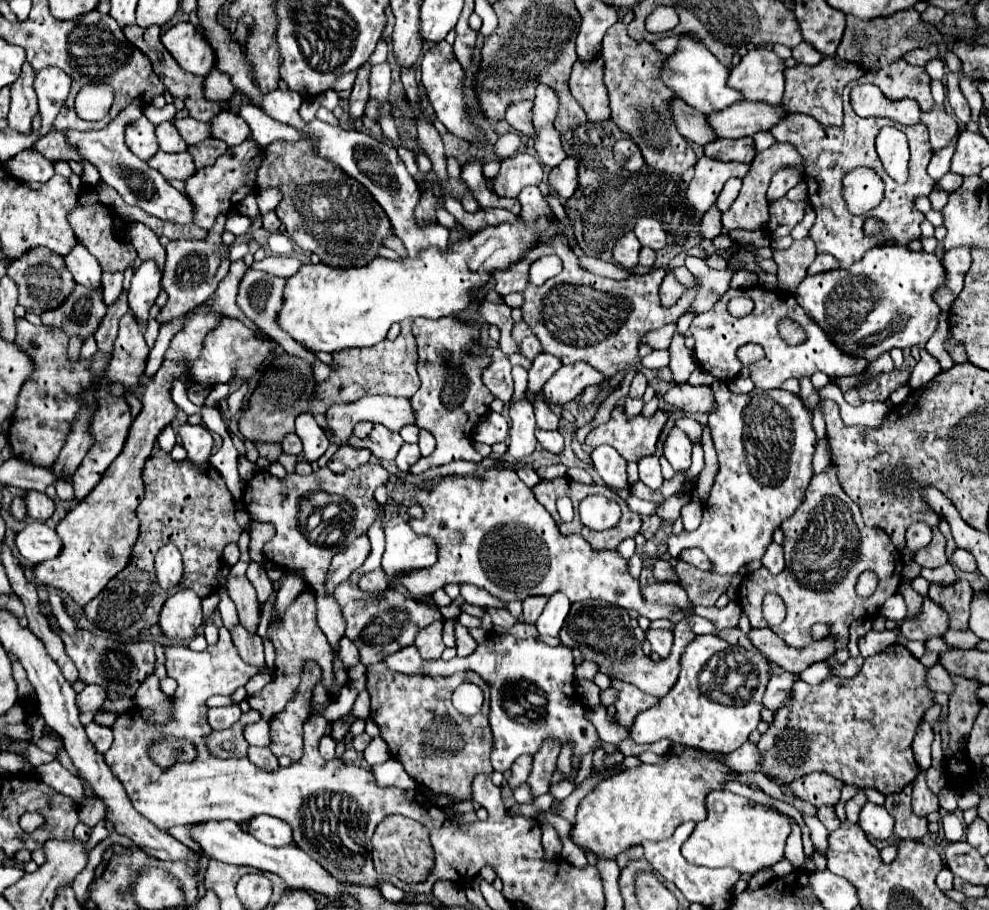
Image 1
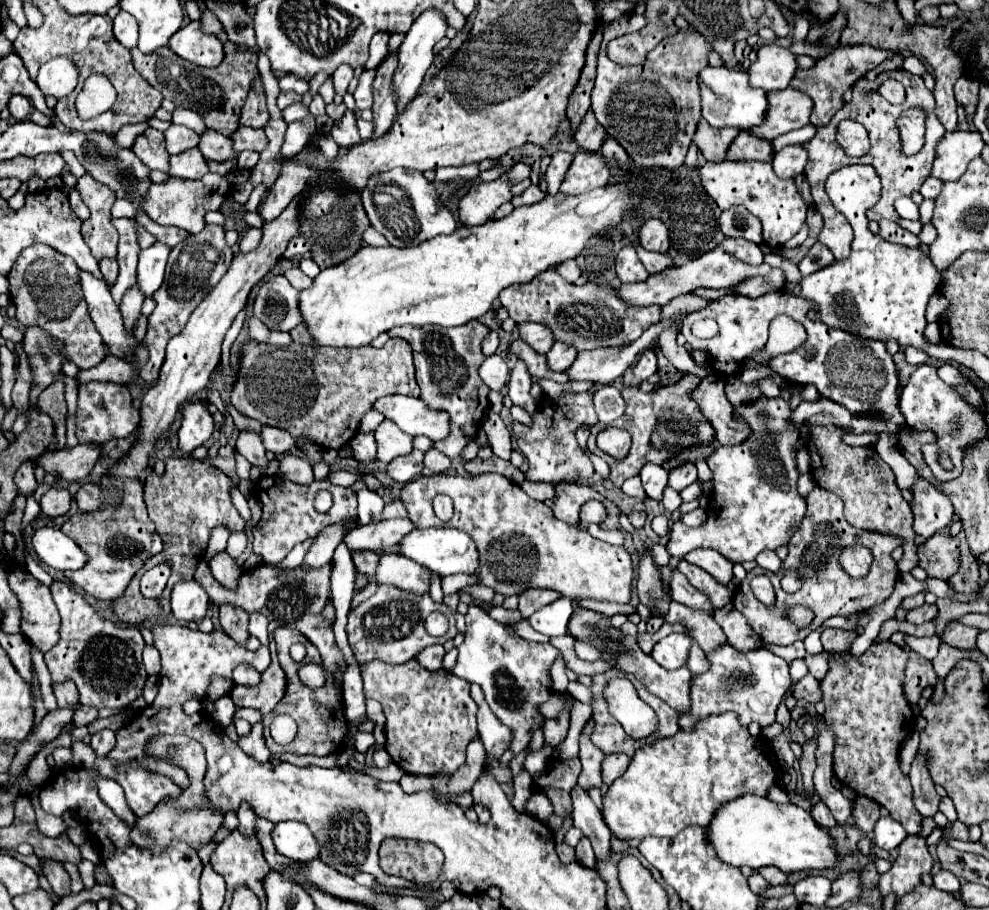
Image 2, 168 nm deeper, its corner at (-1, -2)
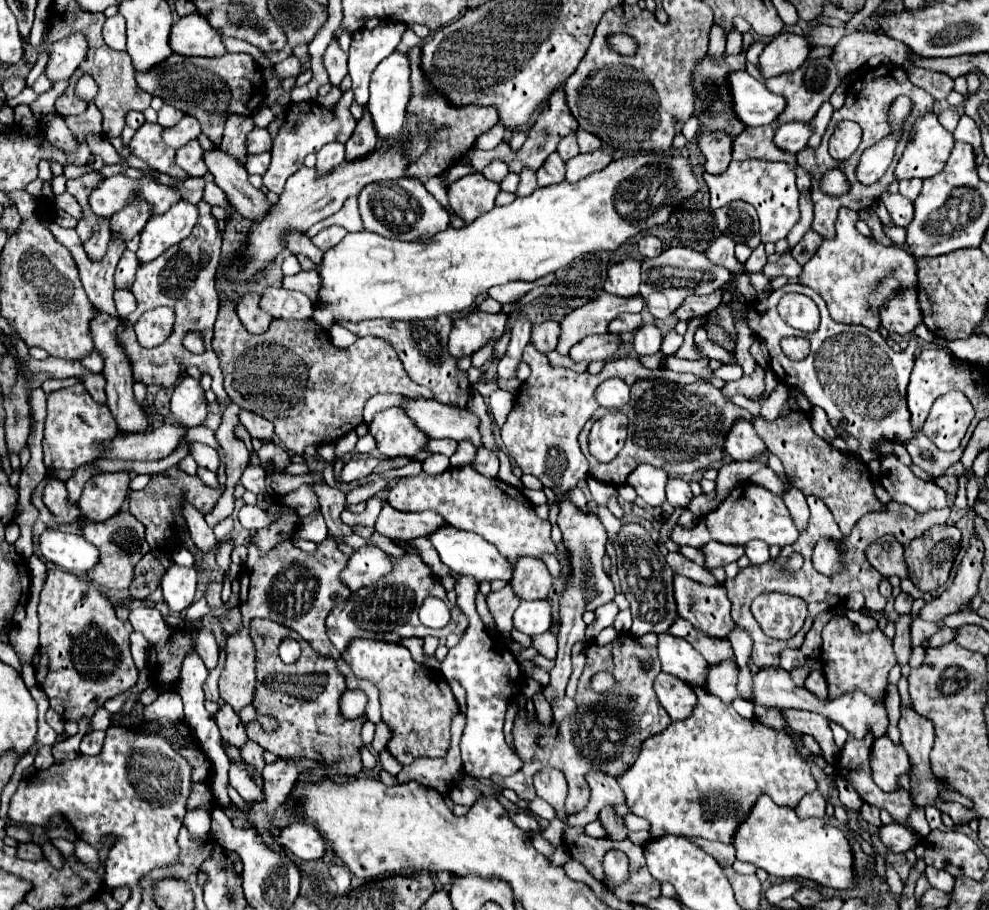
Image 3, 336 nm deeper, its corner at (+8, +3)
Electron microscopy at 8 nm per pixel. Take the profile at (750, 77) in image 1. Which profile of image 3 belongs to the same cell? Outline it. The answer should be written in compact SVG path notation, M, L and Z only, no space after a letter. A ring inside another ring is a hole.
M781 32L759 56L759 74L767 80L797 70L809 54L809 44L801 34Z

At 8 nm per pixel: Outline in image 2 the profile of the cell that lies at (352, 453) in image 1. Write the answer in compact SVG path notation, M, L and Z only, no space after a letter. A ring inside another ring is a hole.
M358 433L352 441L350 447L356 453L356 461L358 463L370 463L376 459L376 439L374 433Z

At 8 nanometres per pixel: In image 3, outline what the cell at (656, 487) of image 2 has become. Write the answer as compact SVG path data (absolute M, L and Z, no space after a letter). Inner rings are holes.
M639 464L629 476L627 484L637 490L637 494L651 506L661 506L665 500L665 482L667 472L651 466L651 464Z

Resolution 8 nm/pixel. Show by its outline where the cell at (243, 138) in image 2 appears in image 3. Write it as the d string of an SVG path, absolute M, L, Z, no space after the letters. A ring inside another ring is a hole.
M253 128L249 134L247 134L247 152L249 154L261 154L261 152L267 152L271 150L271 136L265 128Z

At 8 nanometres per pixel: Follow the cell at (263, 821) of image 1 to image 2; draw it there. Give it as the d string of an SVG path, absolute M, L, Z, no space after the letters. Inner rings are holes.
M284 821L278 823L274 833L272 833L276 849L286 855L292 861L308 863L318 857L318 843L308 825L298 823L298 821Z

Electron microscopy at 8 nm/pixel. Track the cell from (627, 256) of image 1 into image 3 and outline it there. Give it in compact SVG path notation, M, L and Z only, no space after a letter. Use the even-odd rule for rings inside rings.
M625 258L617 264L609 266L607 280L605 280L605 290L615 294L615 296L635 296L639 294L639 282L641 282L641 272L639 272L639 262L635 258Z

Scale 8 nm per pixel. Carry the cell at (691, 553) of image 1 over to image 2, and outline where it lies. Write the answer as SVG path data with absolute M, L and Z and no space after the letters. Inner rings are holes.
M696 549L696 551L690 551L684 559L688 563L694 563L694 565L702 567L716 581L720 581L724 585L728 585L728 581L734 577L734 573L732 573L734 563L730 559L724 559L724 555L720 555L718 551L712 551L712 549Z

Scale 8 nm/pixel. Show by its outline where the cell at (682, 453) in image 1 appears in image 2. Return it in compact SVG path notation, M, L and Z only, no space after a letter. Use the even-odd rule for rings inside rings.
M686 463L682 467L676 467L672 473L670 473L670 481L668 485L674 489L674 491L682 491L684 487L688 487L690 483L696 481L696 467L694 463Z

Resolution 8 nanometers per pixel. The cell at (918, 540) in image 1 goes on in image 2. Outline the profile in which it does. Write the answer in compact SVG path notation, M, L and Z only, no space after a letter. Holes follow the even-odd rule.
M918 477L916 487L912 487L910 507L914 513L914 531L924 539L944 529L954 517L952 501L922 477Z

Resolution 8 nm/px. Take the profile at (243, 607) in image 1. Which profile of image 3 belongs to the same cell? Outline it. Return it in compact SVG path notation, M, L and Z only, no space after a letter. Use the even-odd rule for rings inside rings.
M187 506L187 510L183 512L185 520L187 520L187 526L189 526L189 532L191 532L191 540L193 544L203 552L211 552L219 546L219 540L215 538L213 530L207 526L207 522L203 520L203 514L199 514L197 510L191 510L191 506Z

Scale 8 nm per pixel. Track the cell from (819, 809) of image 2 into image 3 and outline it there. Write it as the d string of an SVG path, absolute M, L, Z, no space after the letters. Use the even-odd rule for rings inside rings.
M811 792L807 796L803 796L803 800L797 804L795 812L799 818L809 818L809 816L815 816L815 818L823 818L825 816L825 798L821 796L821 792Z

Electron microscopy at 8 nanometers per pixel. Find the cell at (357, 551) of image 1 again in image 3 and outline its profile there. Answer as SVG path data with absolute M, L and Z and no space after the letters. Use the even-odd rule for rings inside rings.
M385 504L375 522L375 532L387 538L413 540L429 534L431 530L435 530L435 526L441 524L445 524L445 520L439 518L439 514L435 514L433 510L409 514L409 512L399 512L389 504Z

